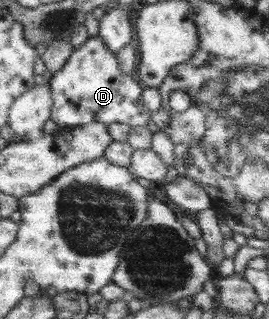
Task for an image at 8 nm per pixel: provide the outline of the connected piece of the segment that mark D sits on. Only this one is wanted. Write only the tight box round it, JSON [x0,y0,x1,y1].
[50,34,153,128]

